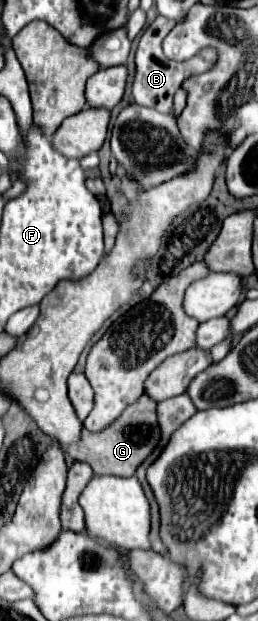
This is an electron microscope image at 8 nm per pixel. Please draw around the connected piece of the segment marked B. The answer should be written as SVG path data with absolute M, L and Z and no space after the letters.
M158 16L148 26L148 30L142 34L142 38L138 42L138 50L136 50L136 78L132 84L132 96L134 96L136 104L154 108L158 112L172 112L174 110L174 94L182 86L182 82L194 74L208 72L218 62L218 52L214 48L204 48L202 52L198 52L194 58L190 58L186 62L174 62L174 60L166 58L162 52L162 40L174 28L174 24L176 22Z

